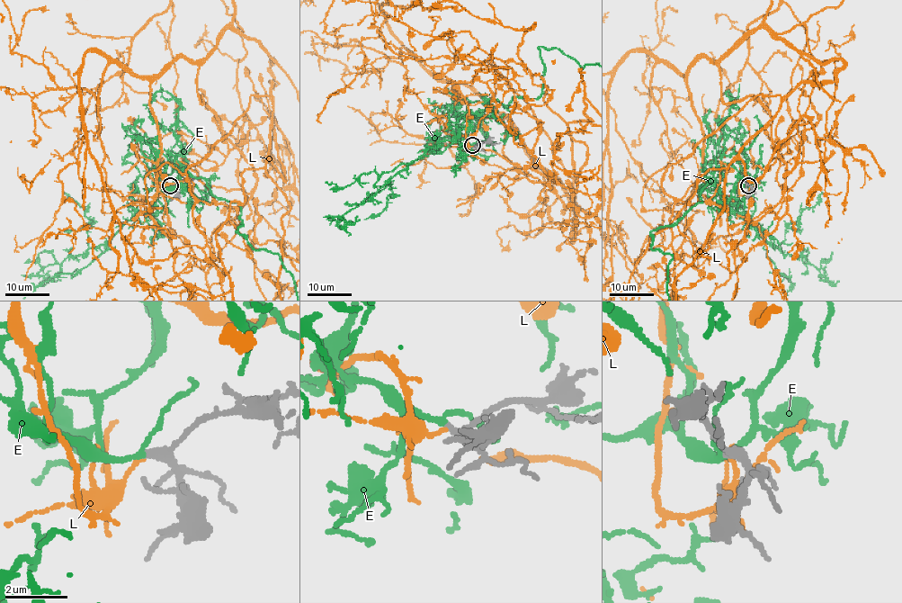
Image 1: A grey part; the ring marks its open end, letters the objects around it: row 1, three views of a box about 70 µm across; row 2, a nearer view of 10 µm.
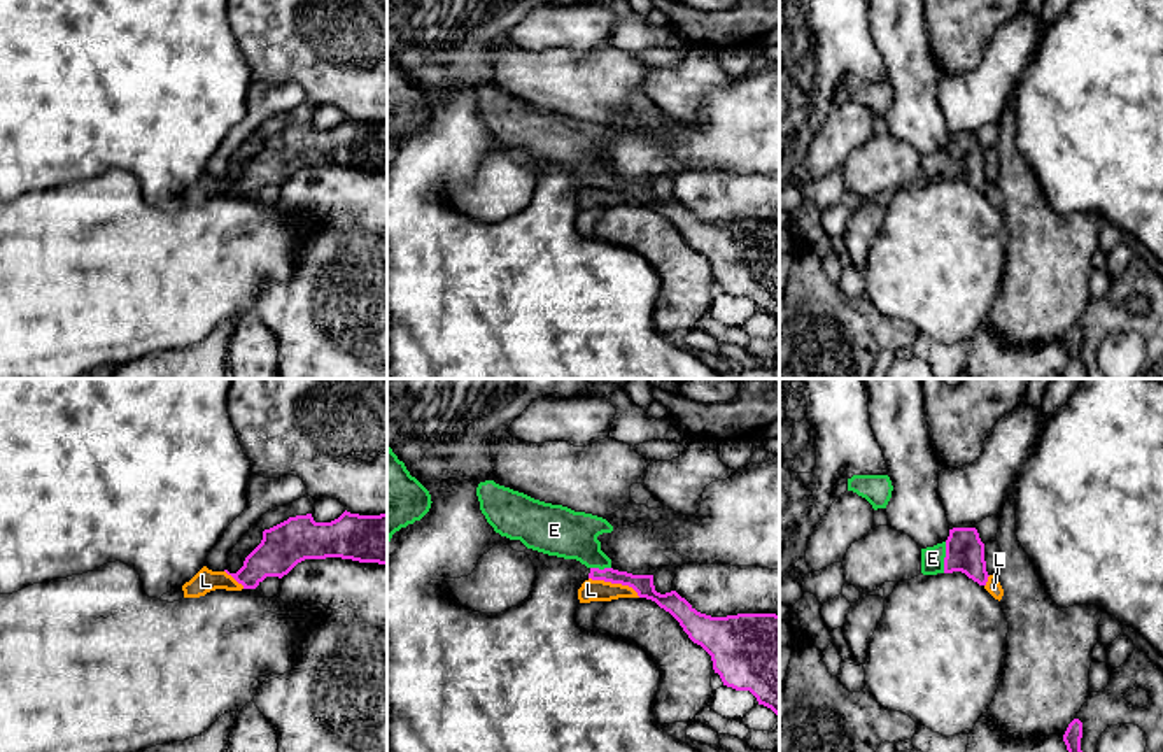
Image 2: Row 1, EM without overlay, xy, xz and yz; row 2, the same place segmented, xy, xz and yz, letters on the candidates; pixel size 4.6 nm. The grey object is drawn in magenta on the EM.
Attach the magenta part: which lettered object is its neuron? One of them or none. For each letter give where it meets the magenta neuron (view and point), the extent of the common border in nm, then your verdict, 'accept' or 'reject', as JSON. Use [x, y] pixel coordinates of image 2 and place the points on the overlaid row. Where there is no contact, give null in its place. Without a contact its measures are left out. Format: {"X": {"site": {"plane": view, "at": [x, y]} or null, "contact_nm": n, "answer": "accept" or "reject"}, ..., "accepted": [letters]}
{"E": {"site": {"plane": "yz", "at": [944, 558]}, "contact_nm": 140, "answer": "accept"}, "L": {"site": {"plane": "xz", "at": [615, 582]}, "contact_nm": 260, "answer": "reject"}, "accepted": ["E"]}

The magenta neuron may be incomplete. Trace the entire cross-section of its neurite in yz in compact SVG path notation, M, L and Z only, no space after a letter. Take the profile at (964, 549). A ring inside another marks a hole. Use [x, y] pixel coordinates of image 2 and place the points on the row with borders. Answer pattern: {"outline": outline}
{"outline": "M953 528L946 542L921 549L921 573L962 571L979 585L986 585L988 571L984 543L976 528Z"}

